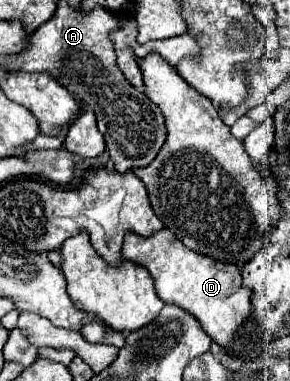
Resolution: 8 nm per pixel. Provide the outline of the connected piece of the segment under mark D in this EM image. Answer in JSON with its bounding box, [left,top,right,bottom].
[122,227,252,349]

